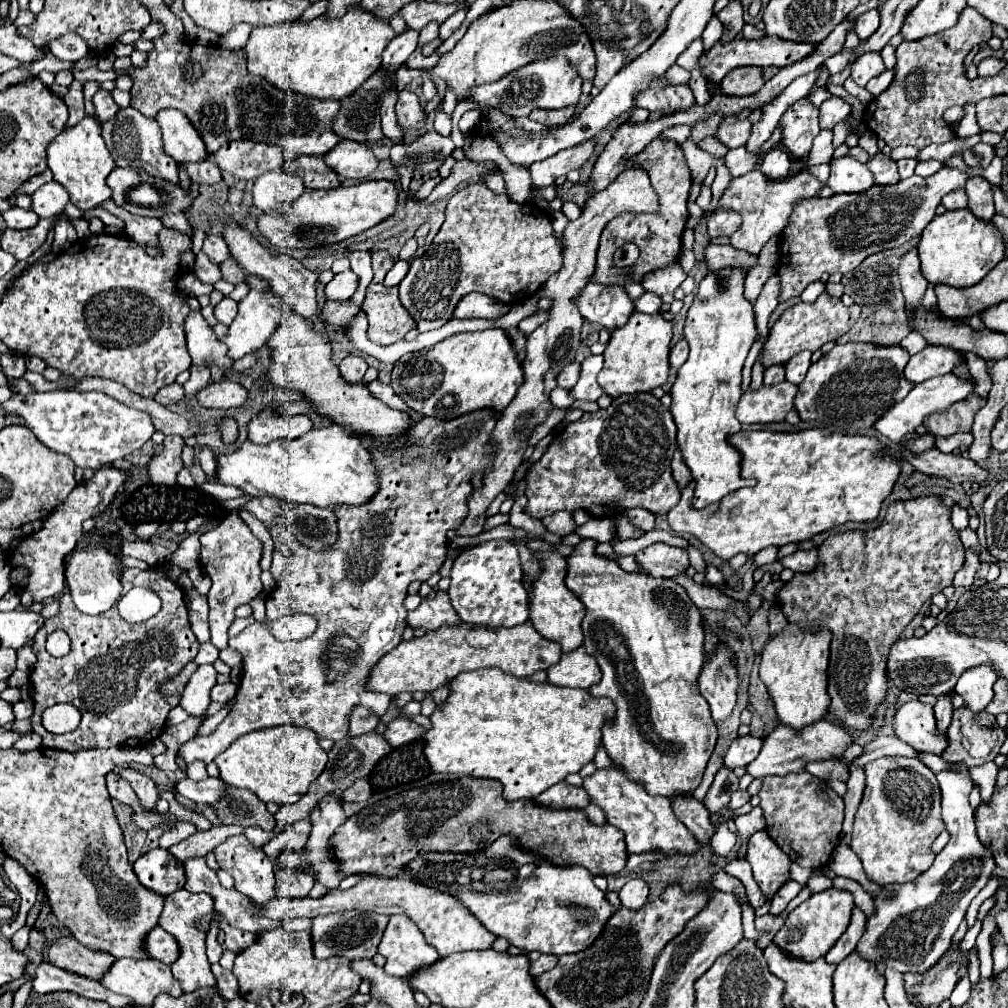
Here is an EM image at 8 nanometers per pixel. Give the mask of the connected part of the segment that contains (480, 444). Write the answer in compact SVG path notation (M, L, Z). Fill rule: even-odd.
M490 407L448 421L424 417L422 421L412 425L406 437L402 437L406 441L402 451L394 443L382 451L372 451L372 461L382 491L378 491L378 495L374 495L372 501L364 505L334 507L338 519L338 539L334 541L334 545L330 545L324 551L310 549L298 541L280 547L288 561L288 571L280 587L266 597L266 621L250 625L230 639L230 647L240 651L244 657L244 673L236 695L236 703L212 735L198 737L180 747L180 755L186 763L192 763L194 759L210 763L214 761L214 757L226 751L238 737L274 725L298 725L312 729L320 739L326 737L332 741L340 741L348 733L348 719L354 707L368 707L378 717L382 717L388 711L390 697L366 691L366 675L384 653L388 653L402 641L402 631L406 627L408 613L404 609L408 585L416 579L426 581L444 563L444 555L448 551L446 533L462 525L462 519L466 519L468 515L468 497L474 491L470 483L472 475L484 475L492 467L496 447L490 439L496 421L498 415ZM294 613L314 615L318 619L316 633L304 641L278 641L270 633L268 621L276 621L284 615Z

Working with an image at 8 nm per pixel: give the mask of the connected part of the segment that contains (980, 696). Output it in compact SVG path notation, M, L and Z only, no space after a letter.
M974 667L970 671L964 671L954 687L954 693L958 693L964 699L964 707L980 713L986 709L986 705L992 701L994 691L992 685L998 677L994 675L992 667Z

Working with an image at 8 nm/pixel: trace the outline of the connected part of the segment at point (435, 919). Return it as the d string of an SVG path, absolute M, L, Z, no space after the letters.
M362 875L362 879L352 889L330 891L320 899L312 899L312 897L280 899L278 897L262 905L260 915L286 921L294 917L316 917L316 915L328 915L328 913L346 911L346 909L364 909L364 911L374 911L374 913L384 913L384 915L406 915L424 933L426 943L436 947L436 951L442 957L460 953L460 951L470 951L470 949L488 949L492 941L496 939L496 935L490 933L478 919L474 919L474 915L470 915L468 909L460 901L456 901L454 897L446 893L438 893L426 885L420 885L408 879L406 875L400 875L400 877Z

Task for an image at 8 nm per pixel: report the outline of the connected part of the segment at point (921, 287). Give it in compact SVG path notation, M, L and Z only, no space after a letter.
M910 249L906 255L900 259L898 267L898 277L902 285L902 293L906 297L906 311L910 313L912 309L922 305L924 291L928 287L928 281L920 273L920 259L918 259L918 249Z

